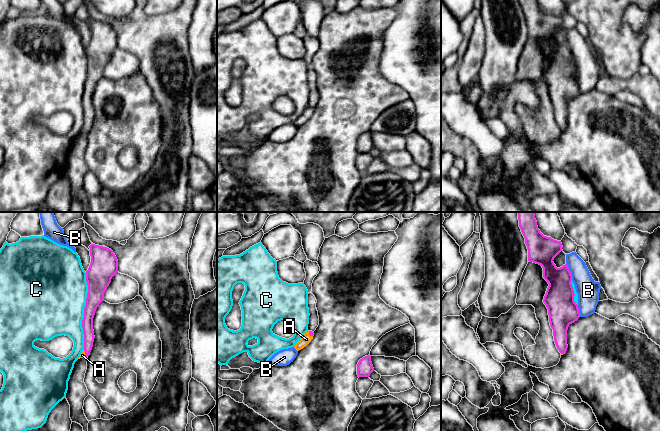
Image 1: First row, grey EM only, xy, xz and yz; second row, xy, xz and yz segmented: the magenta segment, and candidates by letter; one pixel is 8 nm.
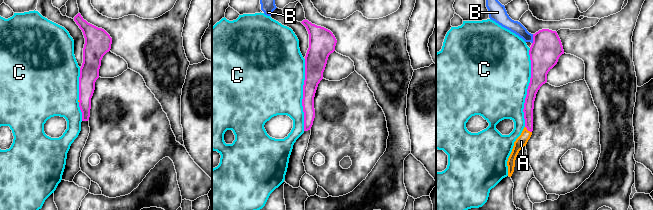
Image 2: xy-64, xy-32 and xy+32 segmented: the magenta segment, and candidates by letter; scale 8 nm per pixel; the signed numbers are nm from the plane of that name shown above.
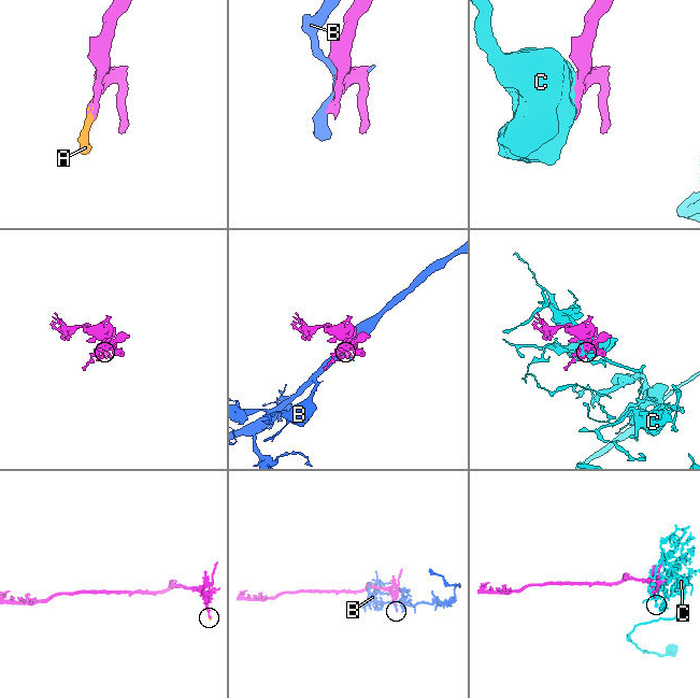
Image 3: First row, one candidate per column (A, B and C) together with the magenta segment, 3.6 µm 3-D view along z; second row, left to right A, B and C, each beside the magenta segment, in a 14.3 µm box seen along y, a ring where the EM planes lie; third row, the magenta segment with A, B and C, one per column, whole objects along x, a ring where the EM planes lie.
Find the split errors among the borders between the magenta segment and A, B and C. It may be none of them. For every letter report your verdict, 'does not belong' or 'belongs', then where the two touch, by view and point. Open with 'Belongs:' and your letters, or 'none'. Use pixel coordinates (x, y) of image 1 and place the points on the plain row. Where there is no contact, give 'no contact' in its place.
Belongs: A
A: belongs; meets magenta in xy at (85, 131)
B: does not belong; meets magenta in yz at (569, 47)
C: does not belong; meets magenta in xy at (84, 87)

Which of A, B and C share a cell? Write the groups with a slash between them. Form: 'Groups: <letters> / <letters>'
Groups: A / B / C

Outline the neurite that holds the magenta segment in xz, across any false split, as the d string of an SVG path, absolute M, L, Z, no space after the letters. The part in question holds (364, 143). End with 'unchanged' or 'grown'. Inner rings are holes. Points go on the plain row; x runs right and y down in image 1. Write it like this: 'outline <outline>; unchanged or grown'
outline M365 132L359 136L357 140L357 151L358 153L369 153L370 150L374 147L371 132Z; unchanged

